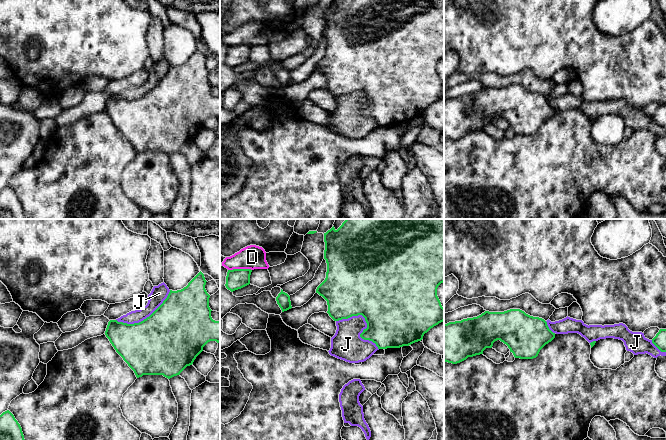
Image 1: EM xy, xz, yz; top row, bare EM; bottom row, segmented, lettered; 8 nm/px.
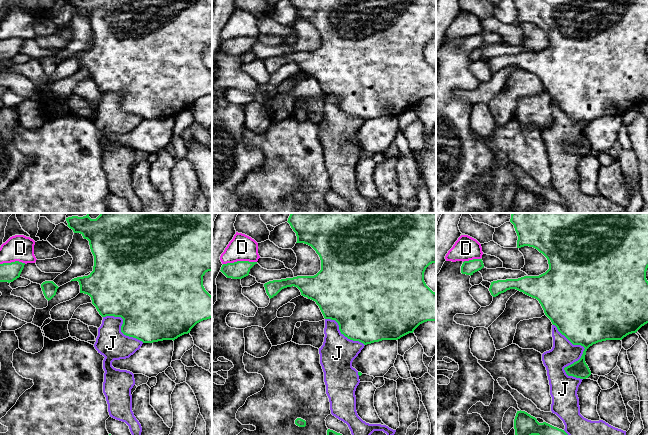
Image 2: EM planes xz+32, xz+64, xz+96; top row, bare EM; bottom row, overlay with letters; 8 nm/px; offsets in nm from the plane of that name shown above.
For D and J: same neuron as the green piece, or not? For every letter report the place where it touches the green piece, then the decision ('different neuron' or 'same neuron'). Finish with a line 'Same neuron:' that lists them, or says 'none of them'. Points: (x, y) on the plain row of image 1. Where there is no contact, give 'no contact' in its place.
D: meets green in xz at (239, 45); different neuron
J: meets green in xz at (366, 98); different neuron
Same neuron: none of them

